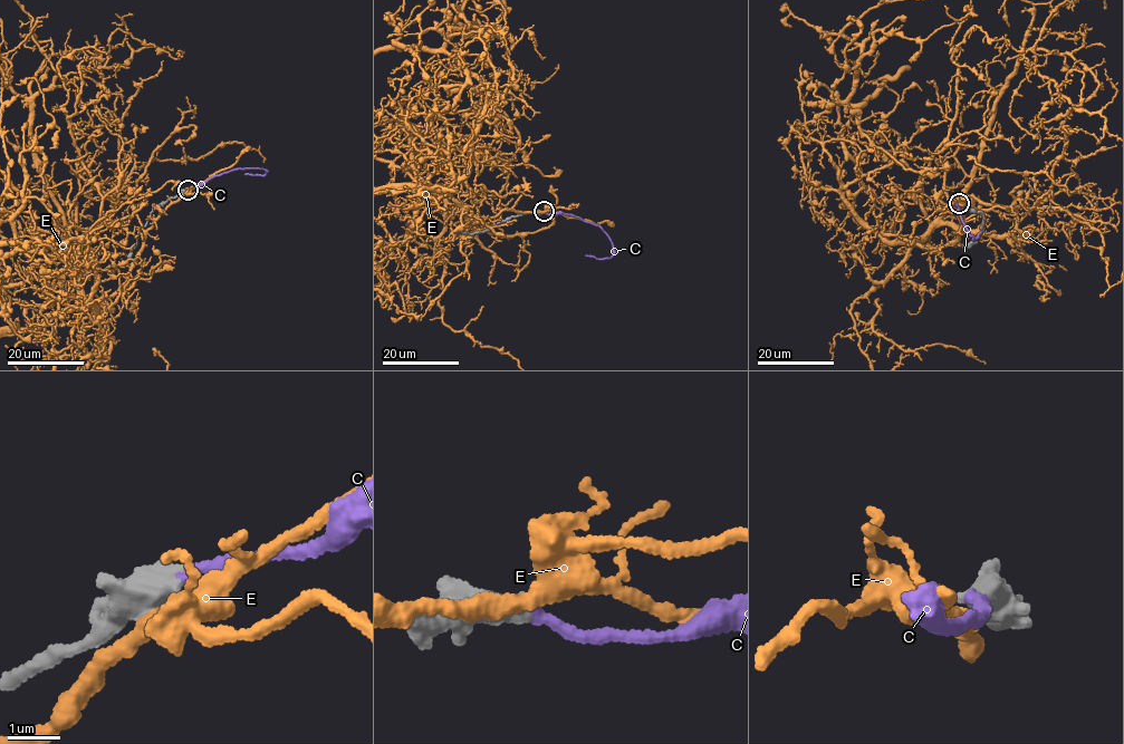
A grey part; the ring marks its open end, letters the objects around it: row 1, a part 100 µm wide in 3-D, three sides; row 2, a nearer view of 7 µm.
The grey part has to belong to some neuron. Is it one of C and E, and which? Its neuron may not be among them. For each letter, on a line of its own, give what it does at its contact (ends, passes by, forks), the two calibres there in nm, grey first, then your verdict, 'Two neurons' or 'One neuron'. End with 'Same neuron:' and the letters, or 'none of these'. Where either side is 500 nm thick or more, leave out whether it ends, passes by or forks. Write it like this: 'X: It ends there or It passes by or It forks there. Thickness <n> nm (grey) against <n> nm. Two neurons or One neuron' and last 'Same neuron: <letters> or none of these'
C: Thickness 550 nm (grey) against 200 nm. One neuron
E: Thickness 800 nm (grey) against 320 nm. Two neurons
Same neuron: C

